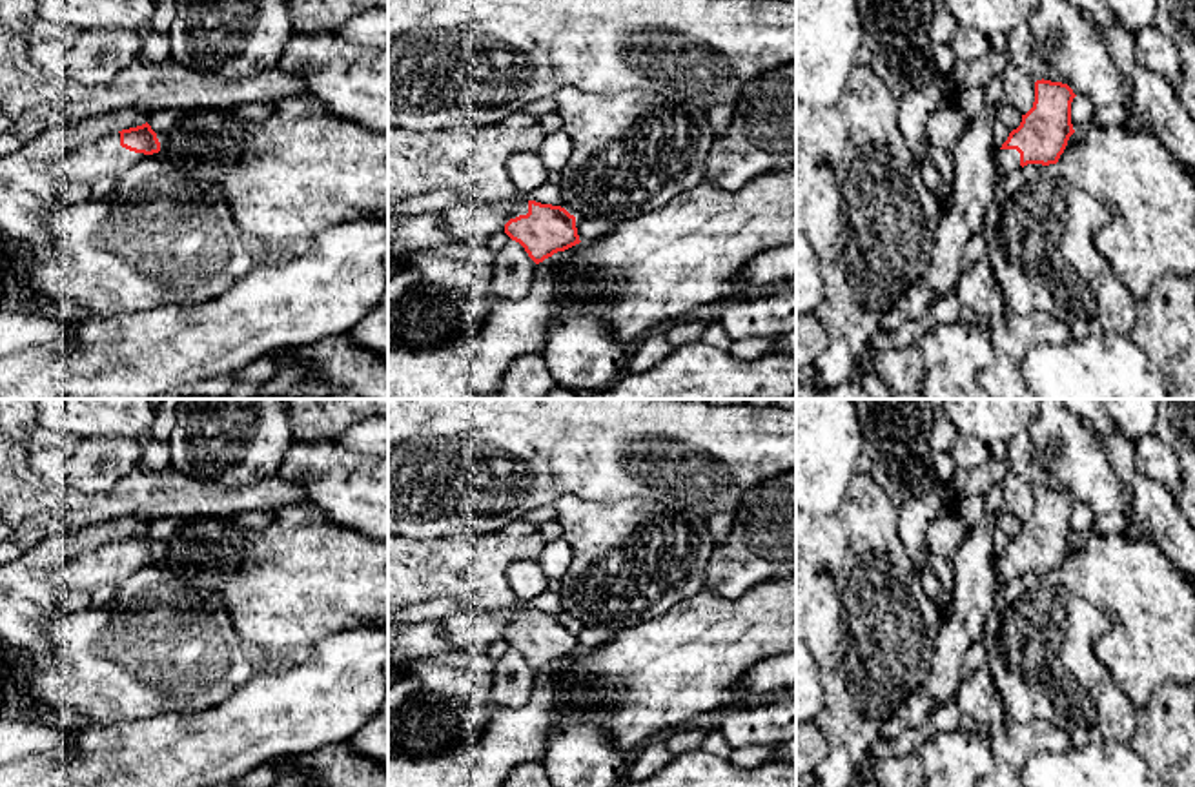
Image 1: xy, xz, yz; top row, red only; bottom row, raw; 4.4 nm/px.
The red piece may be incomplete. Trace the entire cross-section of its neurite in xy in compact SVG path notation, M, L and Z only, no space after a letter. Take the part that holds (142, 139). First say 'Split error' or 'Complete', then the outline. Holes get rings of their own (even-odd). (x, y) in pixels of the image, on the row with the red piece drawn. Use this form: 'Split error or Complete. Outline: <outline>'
Split error. Outline: M146 122L82 144L58 162L56 179L87 184L93 184L98 177L118 180L140 158L158 151L160 142L157 133Z

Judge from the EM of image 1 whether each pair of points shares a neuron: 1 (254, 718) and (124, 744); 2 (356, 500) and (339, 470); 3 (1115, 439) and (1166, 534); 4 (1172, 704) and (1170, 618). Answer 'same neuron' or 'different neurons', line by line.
1: same neuron
2: same neuron
3: same neuron
4: different neurons

